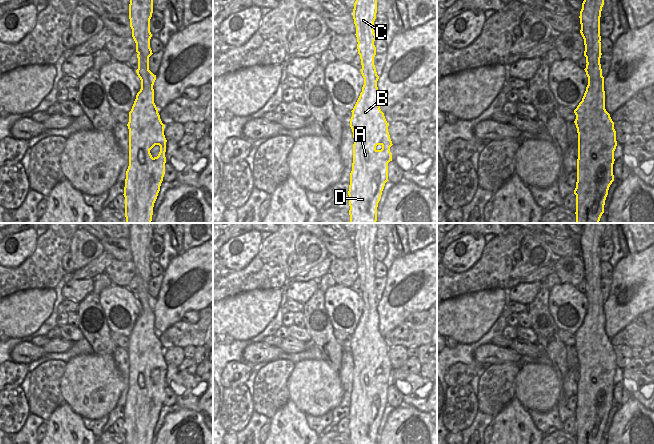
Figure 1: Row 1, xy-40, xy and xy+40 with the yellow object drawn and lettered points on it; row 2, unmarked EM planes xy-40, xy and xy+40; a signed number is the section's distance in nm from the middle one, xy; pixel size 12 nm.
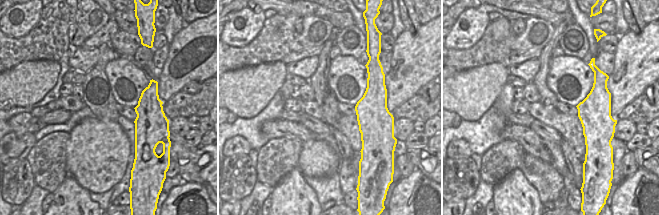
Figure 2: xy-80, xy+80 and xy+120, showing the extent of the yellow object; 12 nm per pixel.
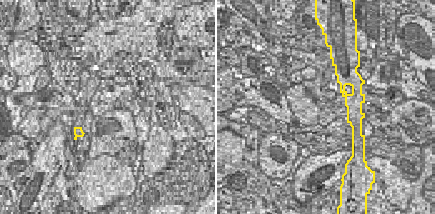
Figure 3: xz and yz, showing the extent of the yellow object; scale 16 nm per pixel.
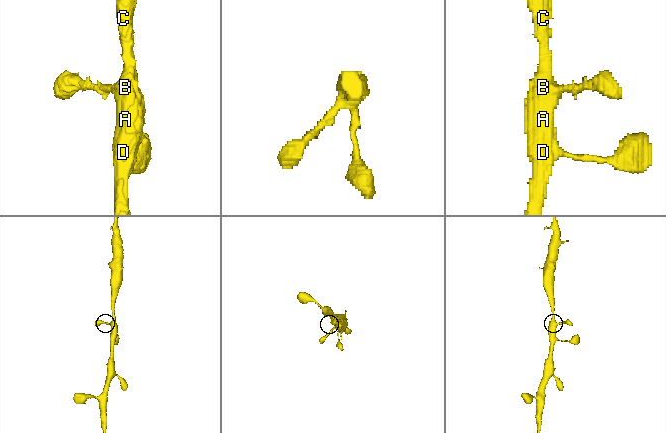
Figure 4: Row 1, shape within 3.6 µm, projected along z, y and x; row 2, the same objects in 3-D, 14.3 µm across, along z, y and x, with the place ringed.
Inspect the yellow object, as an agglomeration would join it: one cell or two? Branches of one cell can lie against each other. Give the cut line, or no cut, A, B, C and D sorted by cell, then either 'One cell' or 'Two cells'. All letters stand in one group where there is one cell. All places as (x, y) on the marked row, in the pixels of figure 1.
No split. Groups: A B C D. One cell

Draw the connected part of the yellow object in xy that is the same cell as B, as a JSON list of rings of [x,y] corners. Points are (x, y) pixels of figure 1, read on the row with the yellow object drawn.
[[[377,0],[355,1],[353,19],[364,85],[350,119],[354,138],[348,191],[350,223],[376,223],[378,203],[388,181],[388,163],[392,161],[389,124],[378,104],[379,76],[374,65],[376,13]]]

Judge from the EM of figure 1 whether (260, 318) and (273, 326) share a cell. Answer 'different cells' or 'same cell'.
different cells

